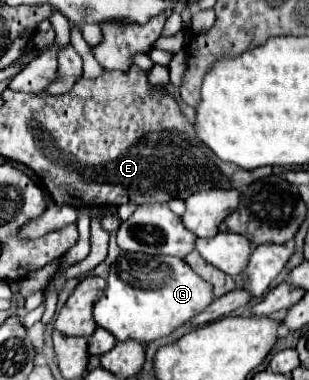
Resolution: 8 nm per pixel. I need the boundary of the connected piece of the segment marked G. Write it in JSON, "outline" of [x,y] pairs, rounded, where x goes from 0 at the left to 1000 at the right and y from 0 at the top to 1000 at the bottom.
{"outline":[[[388,663],[350,726],[337,779],[304,800],[311,853],[375,884],[375,895],[492,900],[557,879],[570,863],[615,847],[673,800],[686,800],[686,747],[667,747],[589,679],[485,674]]]}

